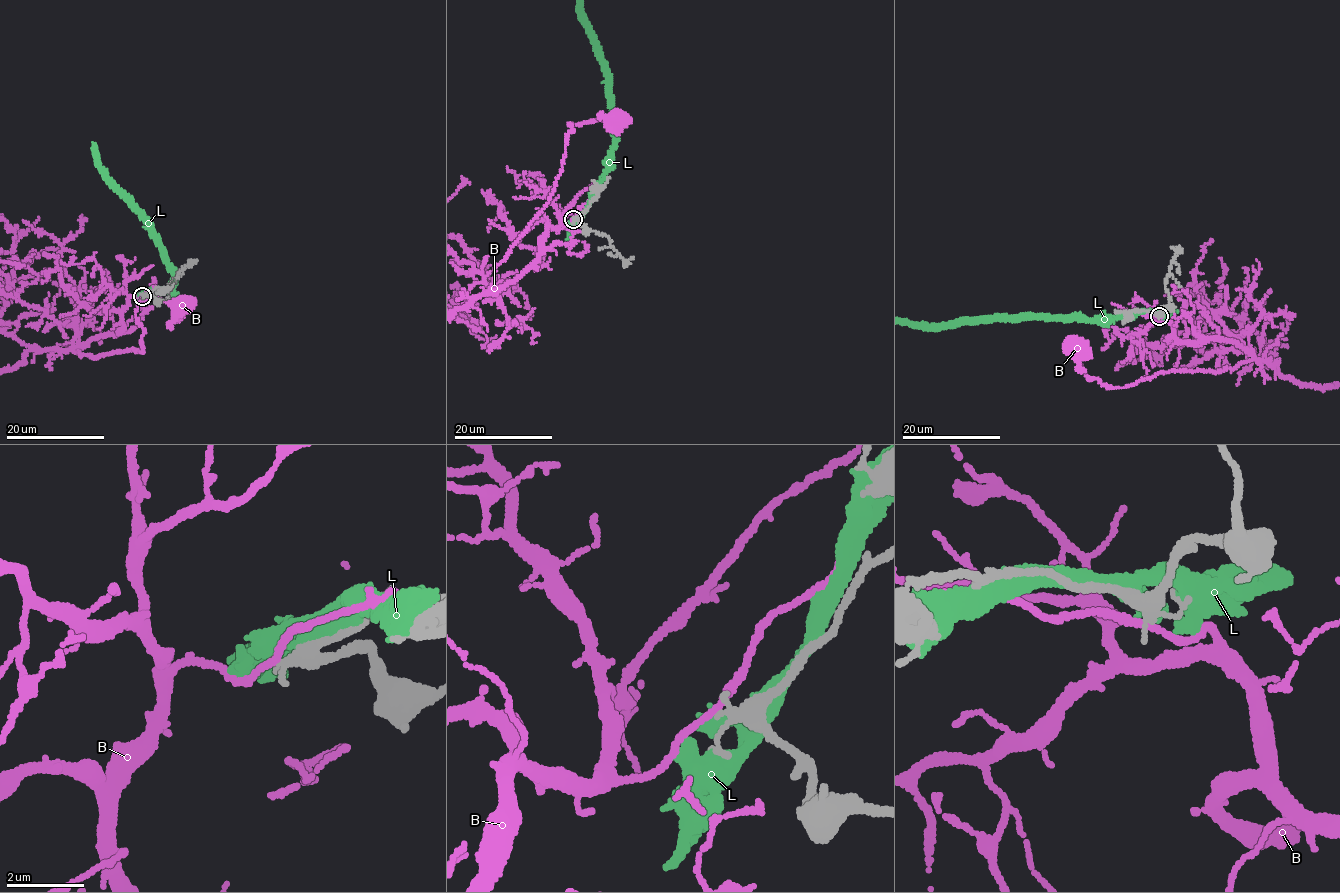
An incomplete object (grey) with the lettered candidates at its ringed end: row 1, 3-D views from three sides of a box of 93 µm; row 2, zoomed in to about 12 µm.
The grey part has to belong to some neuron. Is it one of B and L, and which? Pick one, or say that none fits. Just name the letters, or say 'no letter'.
no letter

